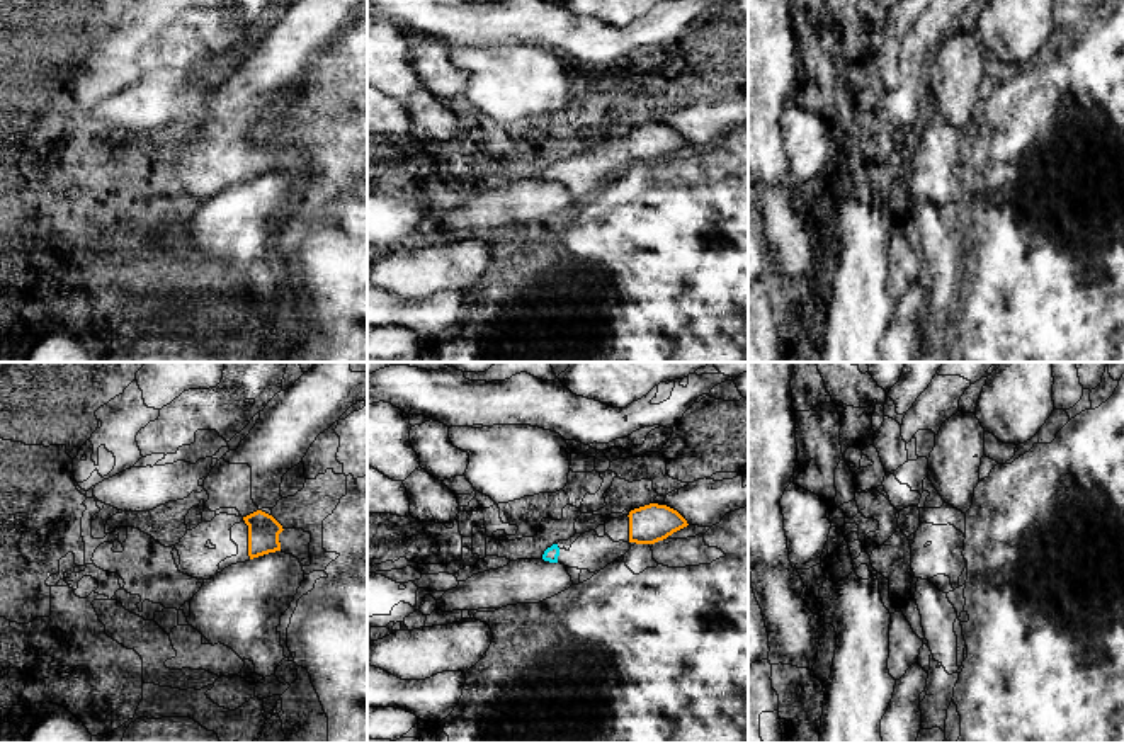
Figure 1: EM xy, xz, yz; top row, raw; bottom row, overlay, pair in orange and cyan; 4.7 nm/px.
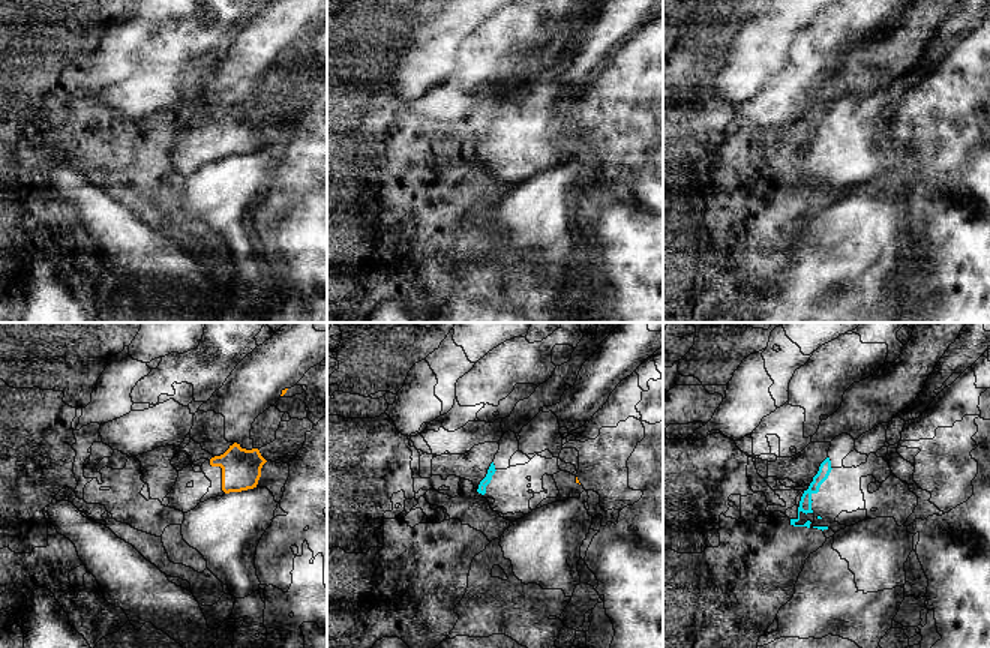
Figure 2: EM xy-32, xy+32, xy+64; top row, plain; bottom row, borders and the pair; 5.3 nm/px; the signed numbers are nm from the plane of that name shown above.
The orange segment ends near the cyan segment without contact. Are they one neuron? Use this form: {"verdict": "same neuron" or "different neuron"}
{"verdict": "same neuron"}

